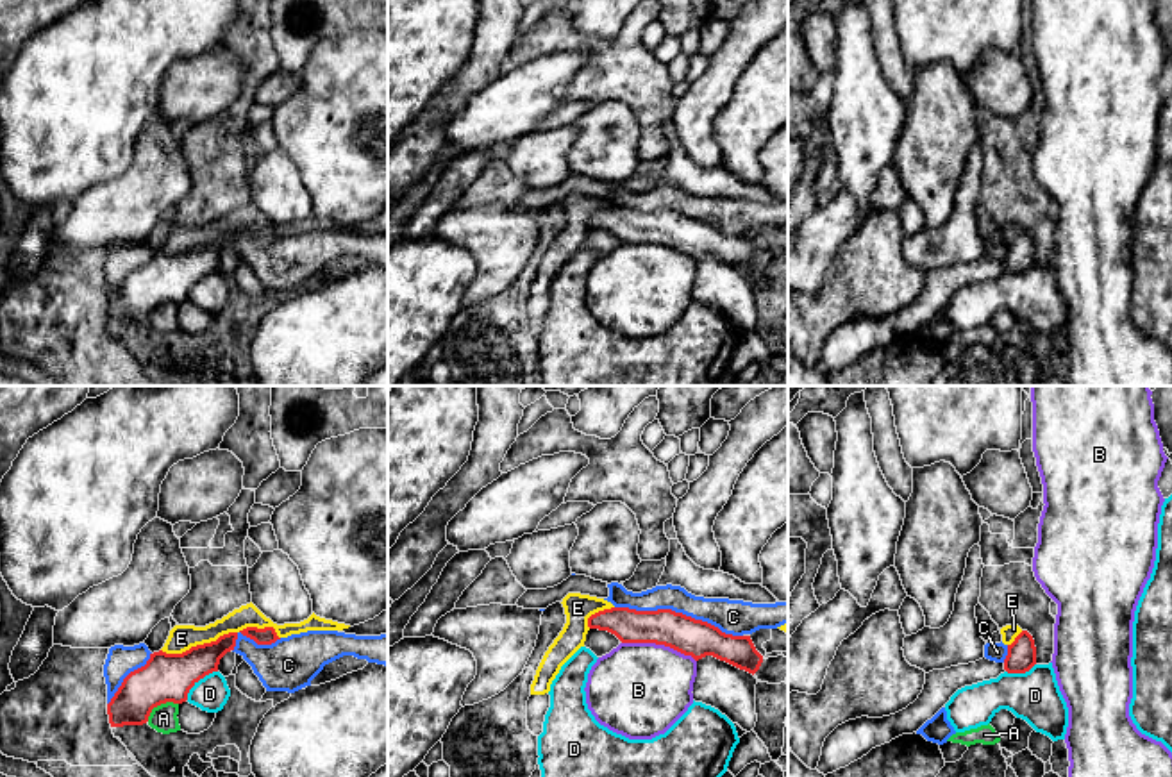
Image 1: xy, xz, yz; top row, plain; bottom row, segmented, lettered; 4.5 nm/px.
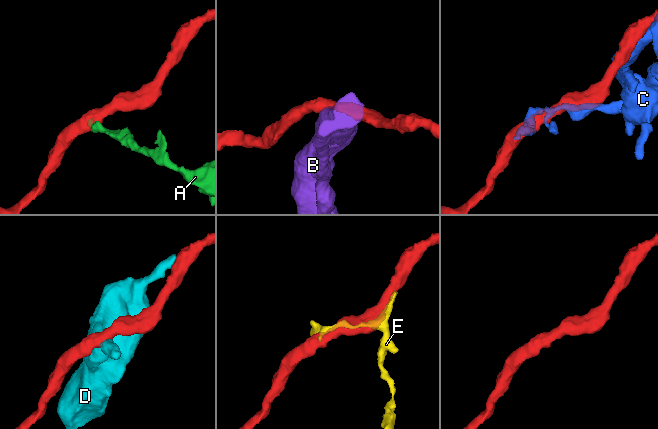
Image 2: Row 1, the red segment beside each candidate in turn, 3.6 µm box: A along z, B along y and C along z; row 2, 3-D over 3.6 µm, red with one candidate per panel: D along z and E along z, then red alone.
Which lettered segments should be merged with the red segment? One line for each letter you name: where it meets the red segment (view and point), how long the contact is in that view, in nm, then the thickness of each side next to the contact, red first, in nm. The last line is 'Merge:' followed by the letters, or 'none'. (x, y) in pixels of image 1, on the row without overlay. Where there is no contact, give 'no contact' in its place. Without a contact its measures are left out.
Merge: none

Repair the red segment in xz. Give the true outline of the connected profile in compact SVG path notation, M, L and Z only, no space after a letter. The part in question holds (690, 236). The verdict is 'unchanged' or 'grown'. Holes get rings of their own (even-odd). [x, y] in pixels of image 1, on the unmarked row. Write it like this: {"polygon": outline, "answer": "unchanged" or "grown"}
{"polygon": "M611 207L591 214L588 227L607 230L622 243L665 245L691 255L695 261L713 255L752 275L763 263L763 255L756 250L750 236L725 234L707 221L672 209Z", "answer": "unchanged"}

